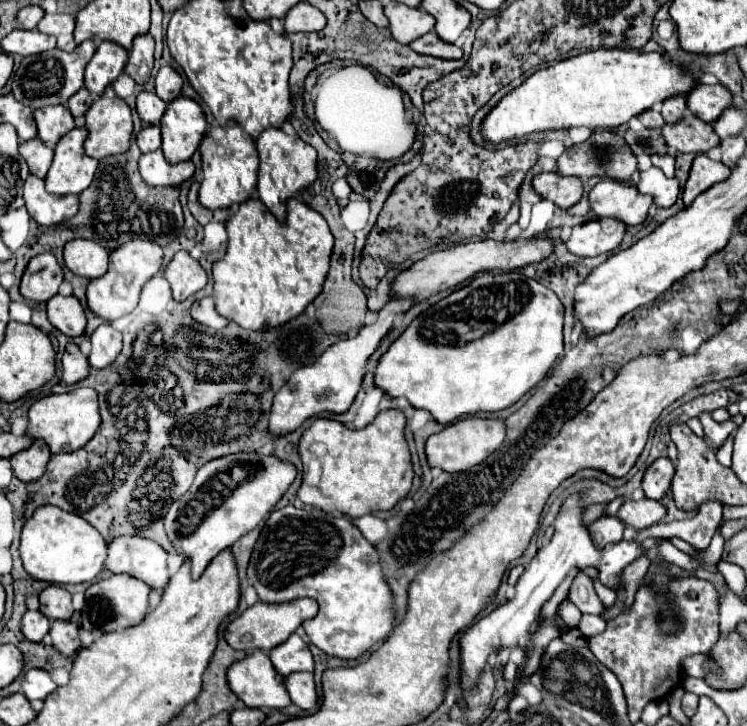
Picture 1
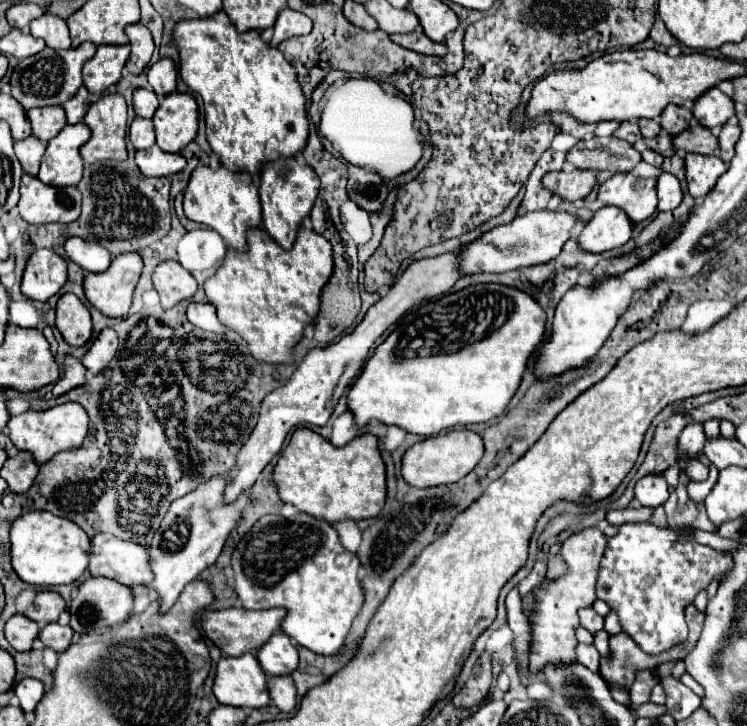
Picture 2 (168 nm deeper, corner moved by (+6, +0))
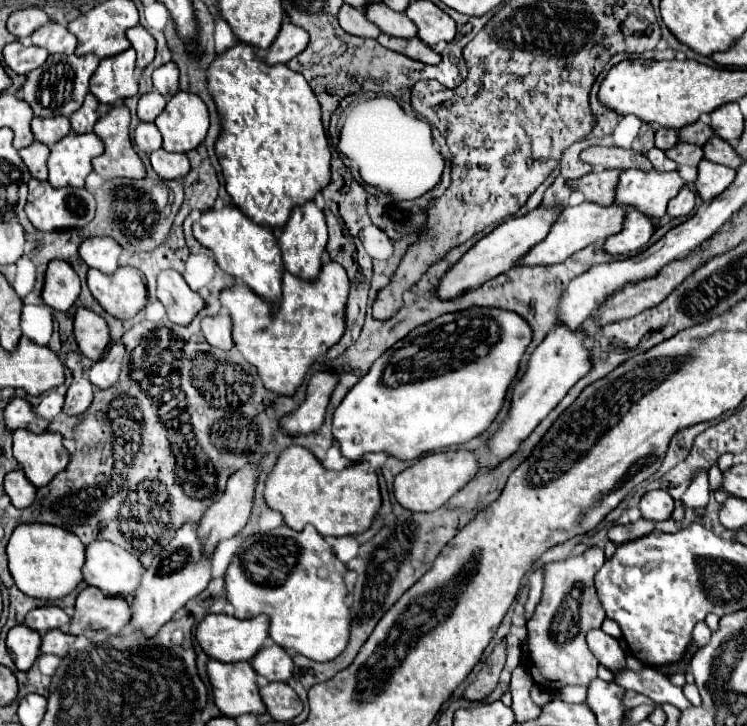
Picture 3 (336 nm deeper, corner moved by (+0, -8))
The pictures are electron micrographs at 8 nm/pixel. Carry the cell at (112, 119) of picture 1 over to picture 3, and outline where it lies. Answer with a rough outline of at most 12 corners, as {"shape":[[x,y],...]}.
{"shape":[[115,106],[95,134],[105,152],[93,170],[105,180],[145,178],[129,138],[129,110]]}

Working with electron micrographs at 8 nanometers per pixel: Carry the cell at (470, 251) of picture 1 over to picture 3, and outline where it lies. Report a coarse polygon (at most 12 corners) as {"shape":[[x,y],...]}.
{"shape":[[567,206],[521,264],[559,264],[623,228],[629,206]]}

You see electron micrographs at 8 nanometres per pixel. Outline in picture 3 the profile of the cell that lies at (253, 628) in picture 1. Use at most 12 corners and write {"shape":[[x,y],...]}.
{"shape":[[207,614],[195,638],[219,662],[251,660],[267,616]]}

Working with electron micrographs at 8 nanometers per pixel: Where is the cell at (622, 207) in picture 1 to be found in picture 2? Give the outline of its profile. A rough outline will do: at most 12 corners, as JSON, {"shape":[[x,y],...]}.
{"shape":[[615,174],[597,200],[641,222],[657,210],[655,178]]}

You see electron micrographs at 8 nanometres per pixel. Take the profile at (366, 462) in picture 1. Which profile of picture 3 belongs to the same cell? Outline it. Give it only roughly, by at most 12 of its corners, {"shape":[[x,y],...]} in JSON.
{"shape":[[279,454],[263,498],[285,526],[361,534],[381,506],[367,462]]}

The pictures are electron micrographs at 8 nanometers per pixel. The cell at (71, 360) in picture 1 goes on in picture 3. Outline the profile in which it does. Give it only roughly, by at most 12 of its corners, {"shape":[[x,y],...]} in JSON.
{"shape":[[73,372],[63,412],[83,414],[93,402],[93,384]]}

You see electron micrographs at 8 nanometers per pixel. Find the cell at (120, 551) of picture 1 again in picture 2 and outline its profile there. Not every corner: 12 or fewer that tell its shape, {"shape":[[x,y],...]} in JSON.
{"shape":[[97,534],[89,572],[149,584],[149,550],[141,544]]}

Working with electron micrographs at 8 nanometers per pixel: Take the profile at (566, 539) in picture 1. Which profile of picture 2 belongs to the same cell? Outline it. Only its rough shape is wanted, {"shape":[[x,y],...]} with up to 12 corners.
{"shape":[[653,524],[609,538],[597,596],[647,654],[731,556]]}

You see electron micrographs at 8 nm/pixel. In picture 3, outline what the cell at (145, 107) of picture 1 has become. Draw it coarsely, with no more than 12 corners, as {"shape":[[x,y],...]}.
{"shape":[[157,90],[139,98],[137,116],[153,122],[167,104]]}

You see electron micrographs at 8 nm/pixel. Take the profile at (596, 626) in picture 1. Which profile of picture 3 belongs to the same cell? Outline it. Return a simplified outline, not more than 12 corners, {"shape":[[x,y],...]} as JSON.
{"shape":[[651,666],[625,670],[615,682],[657,704],[669,702],[679,710],[691,704]]}

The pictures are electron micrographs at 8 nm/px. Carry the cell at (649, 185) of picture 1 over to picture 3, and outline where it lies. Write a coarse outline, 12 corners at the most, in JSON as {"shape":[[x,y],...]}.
{"shape":[[683,188],[667,208],[673,218],[695,208],[695,190]]}

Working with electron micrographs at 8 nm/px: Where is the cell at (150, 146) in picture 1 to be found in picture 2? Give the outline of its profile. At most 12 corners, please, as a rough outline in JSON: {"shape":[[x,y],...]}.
{"shape":[[135,118],[129,140],[137,150],[155,144],[153,122]]}

